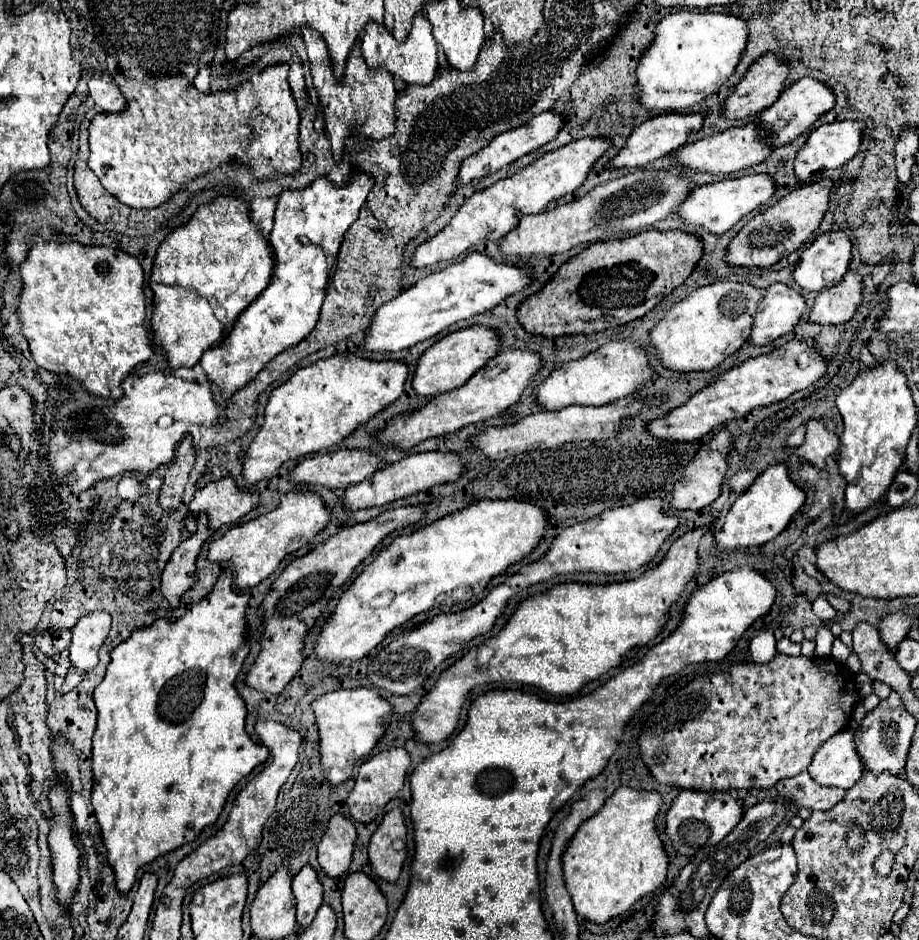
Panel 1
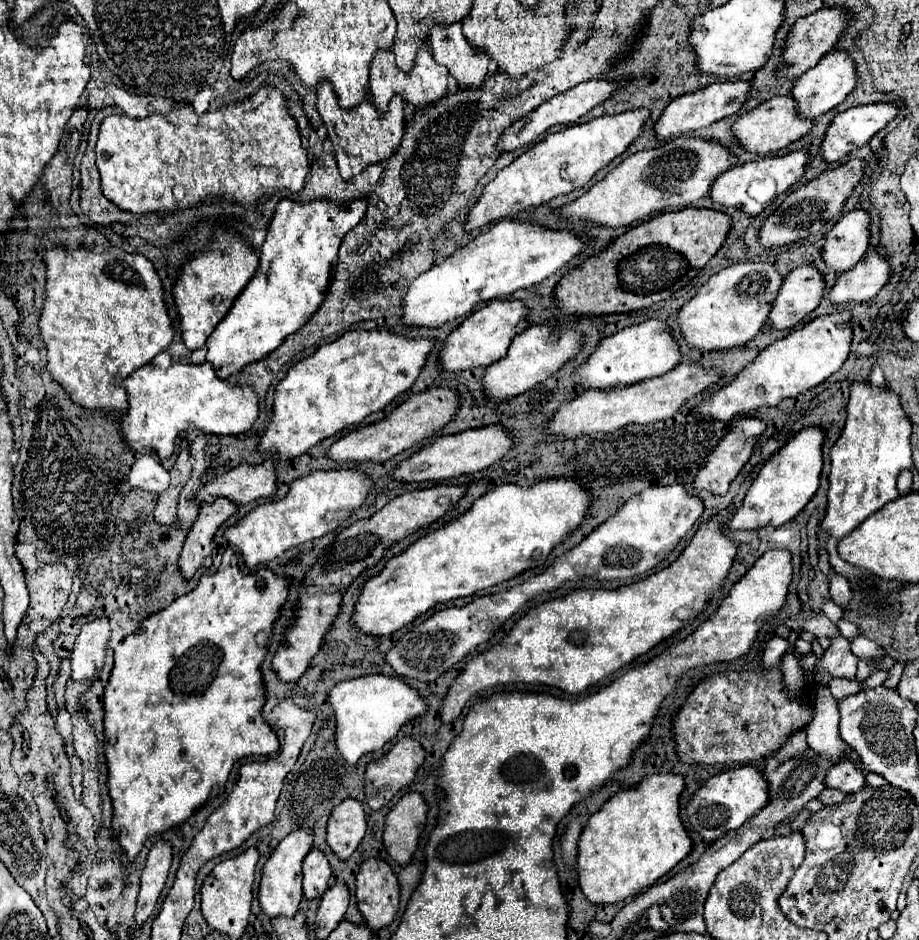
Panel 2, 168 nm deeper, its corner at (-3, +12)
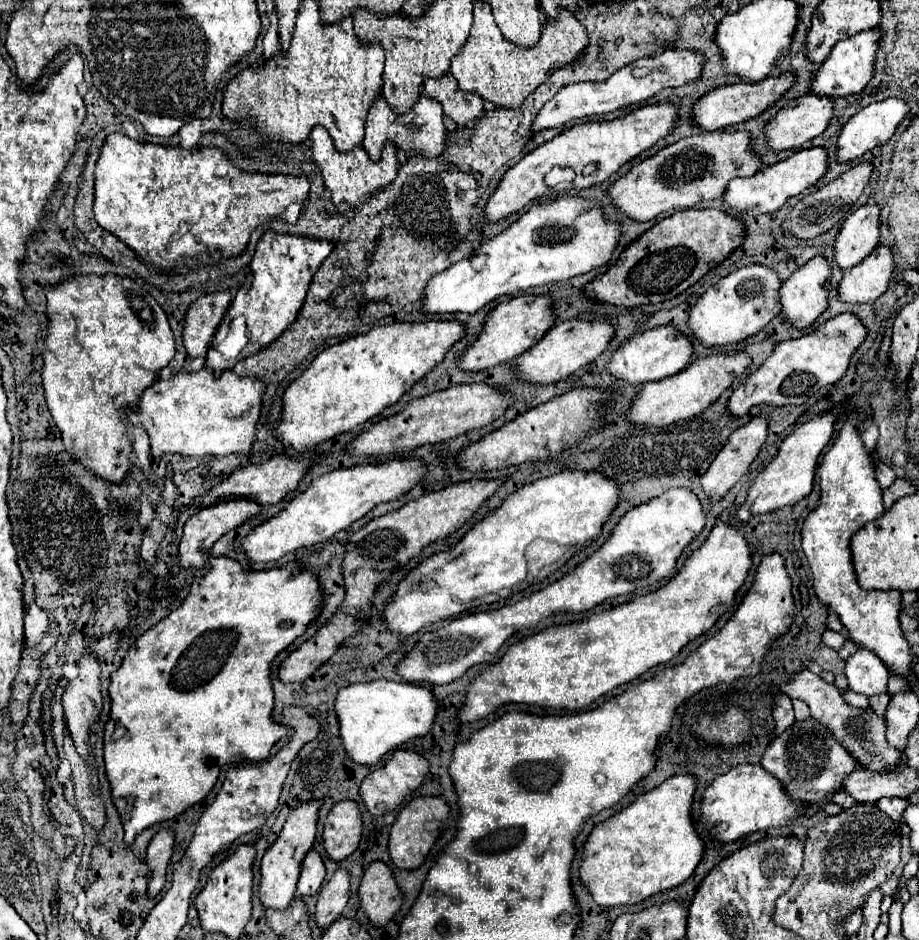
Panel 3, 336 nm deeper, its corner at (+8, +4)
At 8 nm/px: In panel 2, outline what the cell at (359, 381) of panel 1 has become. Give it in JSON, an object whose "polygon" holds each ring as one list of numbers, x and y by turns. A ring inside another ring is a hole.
{"polygon":[[377,328,345,332,339,340,321,346,315,354,303,358,293,368,289,368,287,376,275,388,273,418,261,438,259,450,275,450,281,460,289,460,305,454,321,440,335,436,349,426,361,424,369,414,387,408,399,394,407,392,413,386,435,344,437,342,433,338,405,338,391,332,389,328]]}

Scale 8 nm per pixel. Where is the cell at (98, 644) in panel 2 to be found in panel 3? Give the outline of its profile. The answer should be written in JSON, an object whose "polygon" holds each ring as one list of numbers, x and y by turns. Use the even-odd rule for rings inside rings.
{"polygon":[[92,652,82,654,78,660,80,674,74,680,68,680,68,686,62,694,64,716,68,722,68,730,76,742,78,752,88,756,88,732,90,724,102,712,102,696,100,696,100,662]]}

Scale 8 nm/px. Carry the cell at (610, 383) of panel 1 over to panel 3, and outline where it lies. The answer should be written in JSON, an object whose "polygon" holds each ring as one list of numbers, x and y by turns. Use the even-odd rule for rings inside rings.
{"polygon":[[660,326,660,328,634,334,628,340,624,340,610,356,606,370,618,380,638,386,644,382,654,382,660,378,674,376,680,370,684,370,690,362,692,362,692,346,688,338,682,336,674,326]]}

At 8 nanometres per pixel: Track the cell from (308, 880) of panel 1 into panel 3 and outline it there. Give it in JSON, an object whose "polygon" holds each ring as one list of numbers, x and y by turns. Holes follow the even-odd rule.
{"polygon":[[310,850,302,862,302,872,300,872,300,880,298,880,298,894,300,896,314,896,322,882,324,882,324,864,322,858,316,850]]}

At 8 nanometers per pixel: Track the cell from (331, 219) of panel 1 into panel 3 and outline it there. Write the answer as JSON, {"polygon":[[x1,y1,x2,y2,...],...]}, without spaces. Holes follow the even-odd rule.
{"polygon":[[266,230,256,246,256,254,250,262,246,282,236,292,228,312,240,312,248,324,248,344,246,348,224,364,220,370,214,370,214,376,220,376,226,368,232,368,236,362,260,352,270,346,276,336,280,336,298,316,310,282,324,262,324,258,332,252,334,244,330,240,312,240,312,236,296,236,296,234,278,234,274,230]]}

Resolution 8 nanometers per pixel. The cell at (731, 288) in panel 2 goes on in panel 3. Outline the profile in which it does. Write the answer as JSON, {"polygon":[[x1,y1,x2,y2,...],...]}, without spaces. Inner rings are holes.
{"polygon":[[754,264,740,268,720,278,708,292,704,292,690,310,688,328,704,348,722,348,738,344,758,334,774,316,780,314,780,278,774,270]]}

